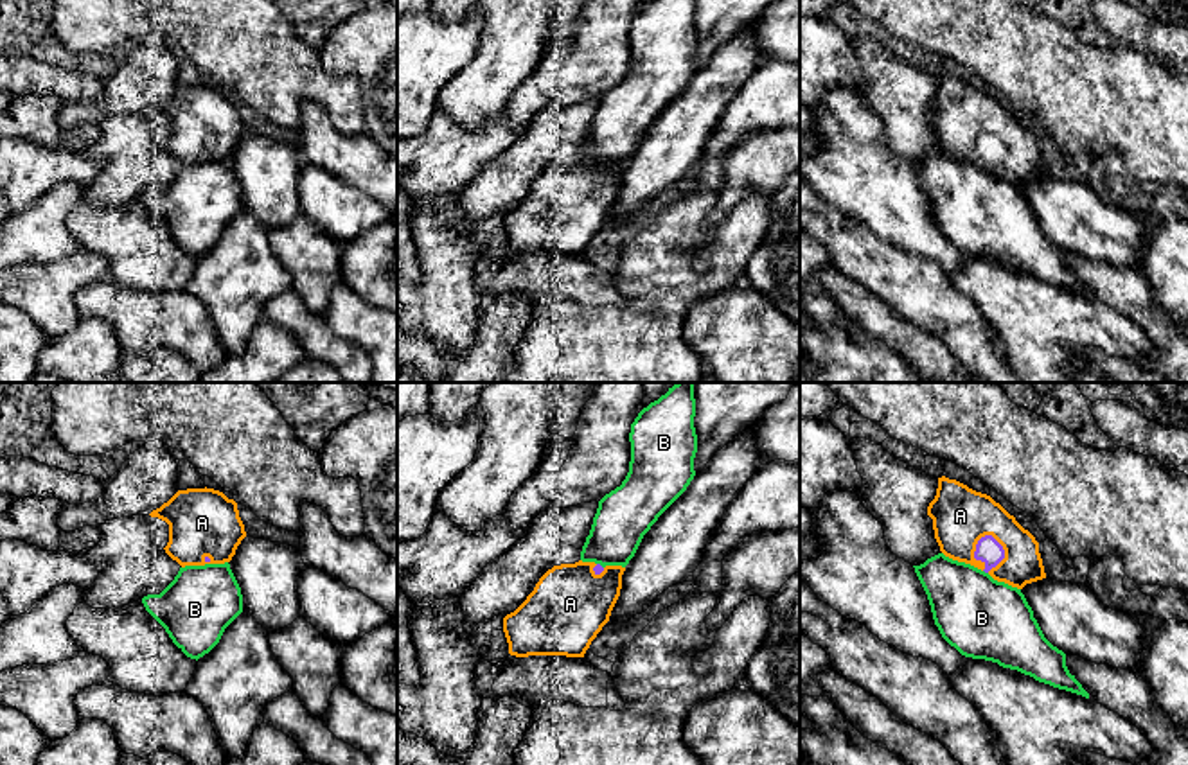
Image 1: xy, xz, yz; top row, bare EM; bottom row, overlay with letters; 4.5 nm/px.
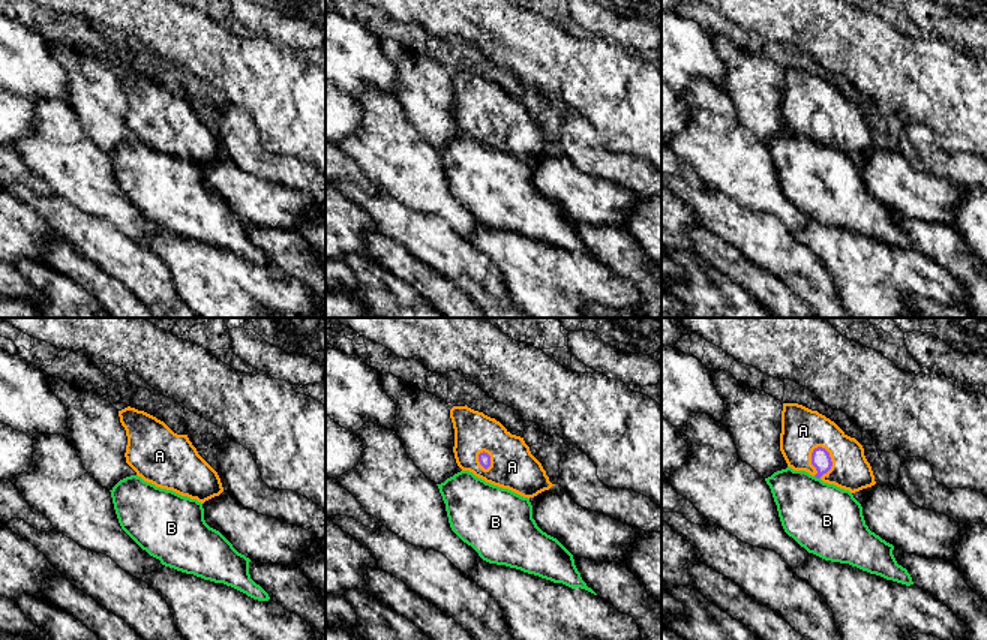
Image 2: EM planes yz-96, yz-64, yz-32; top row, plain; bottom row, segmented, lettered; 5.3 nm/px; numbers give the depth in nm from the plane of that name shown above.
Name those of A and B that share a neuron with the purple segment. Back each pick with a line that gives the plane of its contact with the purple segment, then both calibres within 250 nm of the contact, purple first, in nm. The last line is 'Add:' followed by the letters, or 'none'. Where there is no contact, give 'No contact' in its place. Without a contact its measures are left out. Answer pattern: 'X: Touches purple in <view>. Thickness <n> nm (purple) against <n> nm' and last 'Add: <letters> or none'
A: Touches purple in yz. Thickness 110 nm (purple) against 260 nm
Add: A

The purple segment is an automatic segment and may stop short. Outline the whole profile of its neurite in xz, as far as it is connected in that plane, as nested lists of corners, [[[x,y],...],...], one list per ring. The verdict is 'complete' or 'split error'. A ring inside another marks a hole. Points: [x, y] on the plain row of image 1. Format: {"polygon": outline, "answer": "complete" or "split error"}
{"polygon": [[[582,158],[548,167],[527,198],[503,215],[509,251],[584,255],[609,219],[624,169]]], "answer": "split error"}

